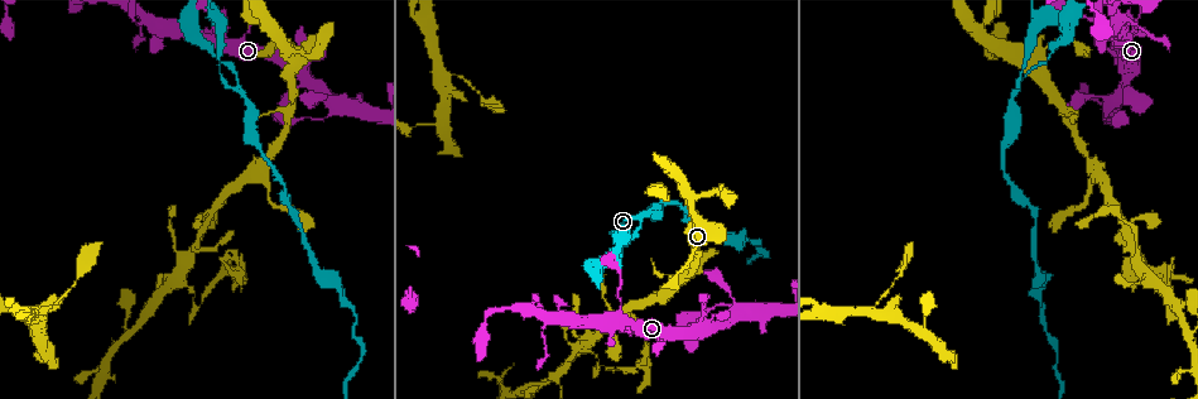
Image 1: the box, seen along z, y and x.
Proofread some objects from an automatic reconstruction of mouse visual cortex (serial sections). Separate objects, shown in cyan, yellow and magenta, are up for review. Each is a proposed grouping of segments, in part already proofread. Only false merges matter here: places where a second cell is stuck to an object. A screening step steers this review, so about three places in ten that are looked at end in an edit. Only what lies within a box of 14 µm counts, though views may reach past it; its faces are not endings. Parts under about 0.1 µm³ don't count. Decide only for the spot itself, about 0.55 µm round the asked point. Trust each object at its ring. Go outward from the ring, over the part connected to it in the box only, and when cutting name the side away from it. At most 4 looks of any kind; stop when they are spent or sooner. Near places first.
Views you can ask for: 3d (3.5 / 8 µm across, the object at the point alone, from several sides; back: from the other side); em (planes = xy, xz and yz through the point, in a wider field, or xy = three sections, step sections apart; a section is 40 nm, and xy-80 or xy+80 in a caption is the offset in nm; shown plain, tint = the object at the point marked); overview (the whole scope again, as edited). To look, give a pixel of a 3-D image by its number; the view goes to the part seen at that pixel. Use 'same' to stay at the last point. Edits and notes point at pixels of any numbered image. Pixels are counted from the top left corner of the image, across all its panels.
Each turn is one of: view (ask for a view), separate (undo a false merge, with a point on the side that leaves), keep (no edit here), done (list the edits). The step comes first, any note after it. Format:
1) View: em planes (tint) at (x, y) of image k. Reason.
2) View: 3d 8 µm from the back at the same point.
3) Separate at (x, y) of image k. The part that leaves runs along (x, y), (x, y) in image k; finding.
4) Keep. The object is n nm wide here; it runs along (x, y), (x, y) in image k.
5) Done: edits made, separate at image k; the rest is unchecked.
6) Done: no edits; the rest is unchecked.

View: 3d 3.5 µm at (618, 323) of image 1.

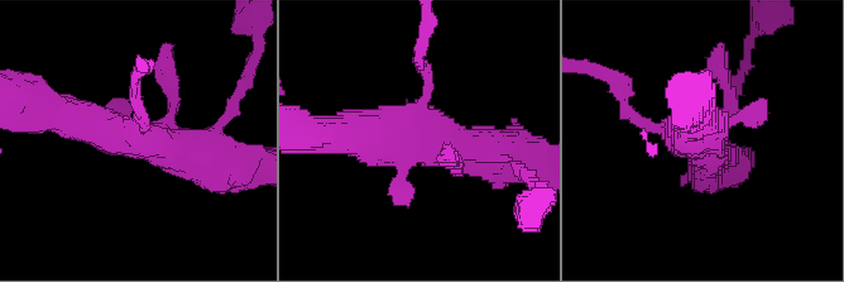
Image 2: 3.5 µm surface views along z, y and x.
View: em xy step 3 (tint) at (135, 137) of image 2.

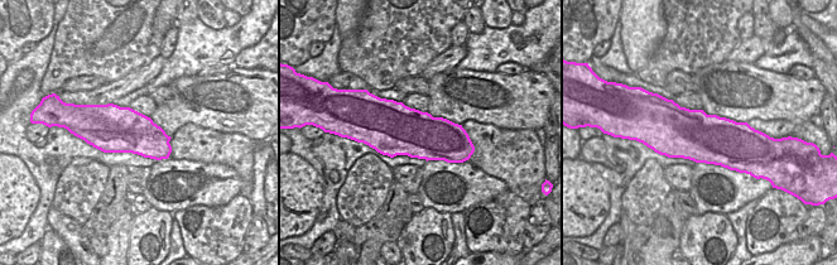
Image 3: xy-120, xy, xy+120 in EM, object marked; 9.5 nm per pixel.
Keep. It runs along (212, 154), (181, 154), (53, 113) in image 2; one cell here.

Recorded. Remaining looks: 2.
View: 3d 8 µm at (639, 215) of image 1. Branch point.

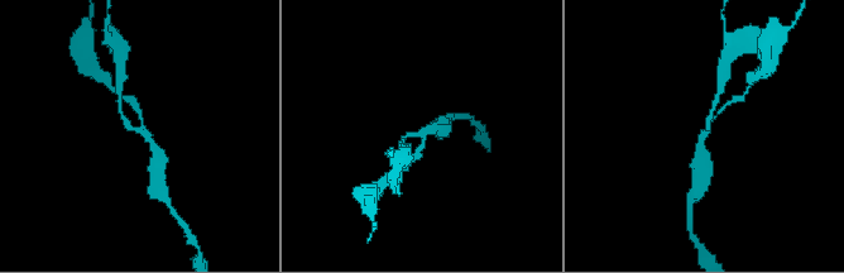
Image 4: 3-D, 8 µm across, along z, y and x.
View: em xy step 3 (tint) at (137, 130) of image 4. 3 arms meet here; the arms are 150, 150, 200 nm wide.

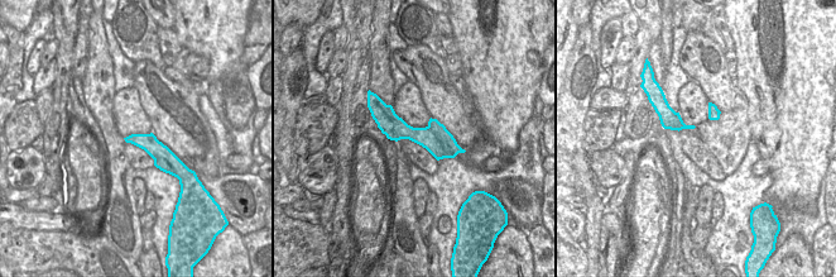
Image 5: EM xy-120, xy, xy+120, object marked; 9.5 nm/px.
Separate at (135, 106) of image 4. The part that leaves runs along (142, 125), (139, 111), (124, 96) in image 4; two cells meet here.

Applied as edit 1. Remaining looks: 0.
Done: edits made, separate at image 4; the rest is unchecked.

